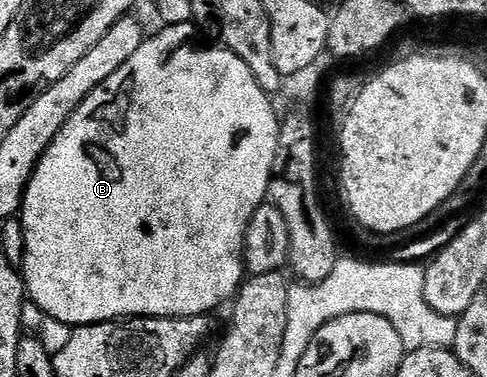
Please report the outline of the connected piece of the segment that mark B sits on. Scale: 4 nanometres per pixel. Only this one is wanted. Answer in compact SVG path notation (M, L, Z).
M189 21L180 23L177 26L165 25L160 28L160 31L153 38L152 35L145 37L144 43L138 48L138 52L134 52L134 56L130 56L130 60L126 60L126 64L122 64L122 68L118 68L118 72L114 72L114 76L110 76L110 80L106 80L101 86L94 88L94 92L90 92L90 96L86 96L86 100L66 120L66 124L60 129L58 136L54 136L50 148L46 148L42 160L36 166L36 171L32 173L32 179L28 181L28 187L24 193L24 205L18 215L18 222L24 225L24 266L22 265L24 288L31 305L33 302L41 310L37 310L41 315L54 320L62 320L62 324L73 328L89 326L95 322L110 322L129 318L193 318L199 314L208 316L213 313L211 310L218 309L227 298L228 301L235 299L237 290L245 281L244 237L254 212L268 198L268 185L272 179L272 169L278 152L281 119L276 118L276 110L272 107L273 99L264 90L262 83L254 76L254 72L250 72L248 65L237 54L229 50L223 48L203 50L202 47L195 46L192 43L192 37L197 37L197 34L198 31L195 25Z

